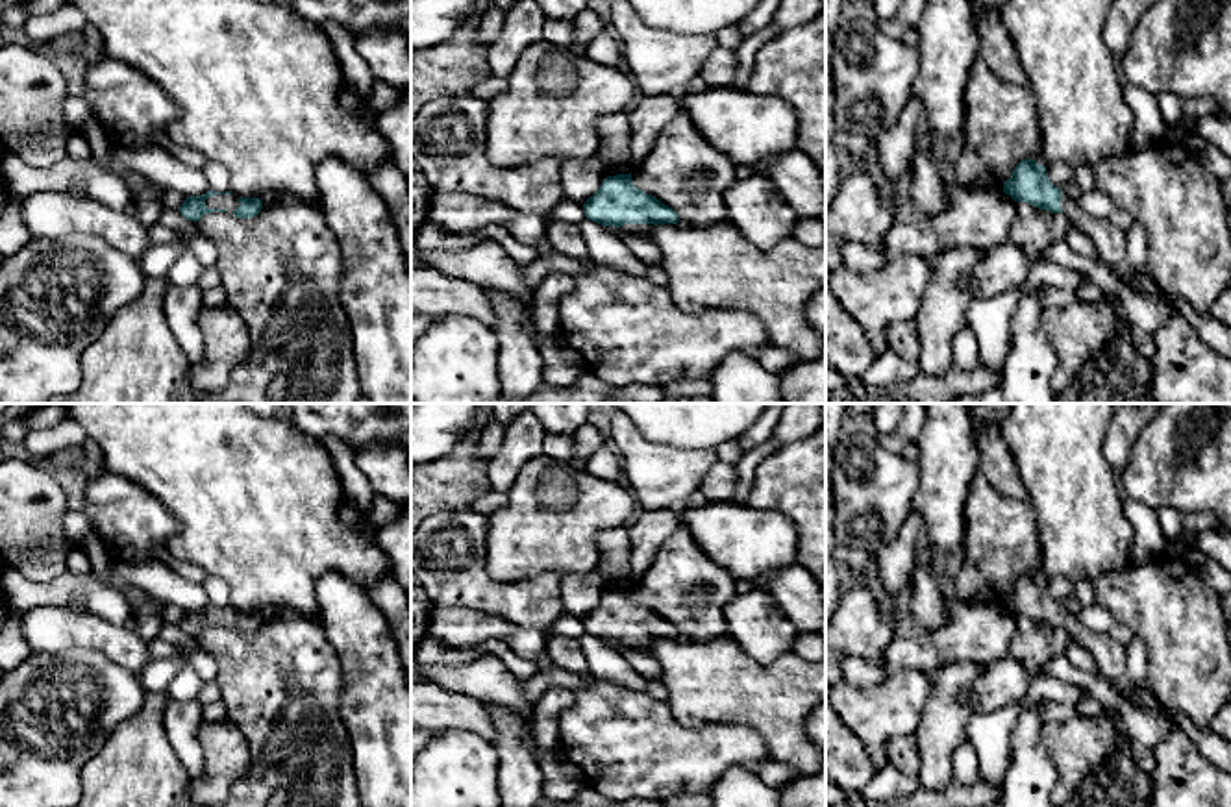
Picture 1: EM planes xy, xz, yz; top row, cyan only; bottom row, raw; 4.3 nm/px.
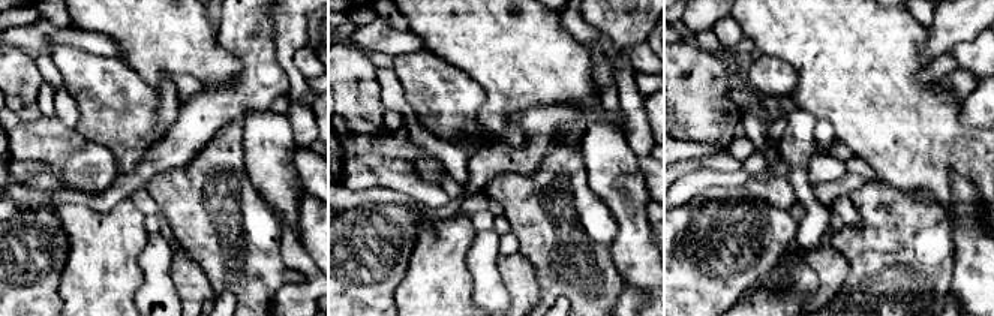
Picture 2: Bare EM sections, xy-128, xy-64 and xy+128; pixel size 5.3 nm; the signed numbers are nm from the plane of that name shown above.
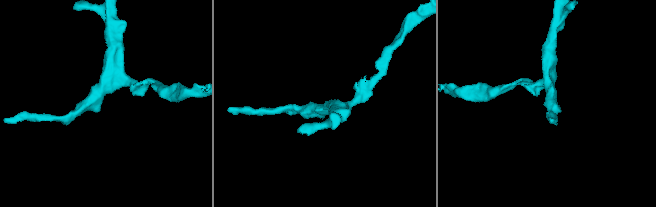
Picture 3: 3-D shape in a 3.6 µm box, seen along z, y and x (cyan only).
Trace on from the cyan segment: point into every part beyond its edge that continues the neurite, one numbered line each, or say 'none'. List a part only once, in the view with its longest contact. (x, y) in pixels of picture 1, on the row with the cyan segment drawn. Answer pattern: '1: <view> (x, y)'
1: xy (230, 202)

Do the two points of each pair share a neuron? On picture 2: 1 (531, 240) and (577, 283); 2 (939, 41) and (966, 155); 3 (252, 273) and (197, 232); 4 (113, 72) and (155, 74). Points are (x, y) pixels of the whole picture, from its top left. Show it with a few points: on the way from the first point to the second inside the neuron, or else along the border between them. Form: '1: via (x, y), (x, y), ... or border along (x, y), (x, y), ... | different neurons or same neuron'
1: via (543, 249), (565, 271) | same neuron
2: border along (927, 29), (924, 60), (930, 63) | different neurons
3: via (239, 259), (210, 234) | same neuron
4: border along (119, 57), (152, 86), (171, 81) | different neurons

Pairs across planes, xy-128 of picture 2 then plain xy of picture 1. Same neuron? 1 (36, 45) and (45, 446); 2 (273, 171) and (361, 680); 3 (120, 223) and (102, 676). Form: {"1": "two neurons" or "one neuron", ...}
{"1": "two neurons", "2": "one neuron", "3": "two neurons"}

